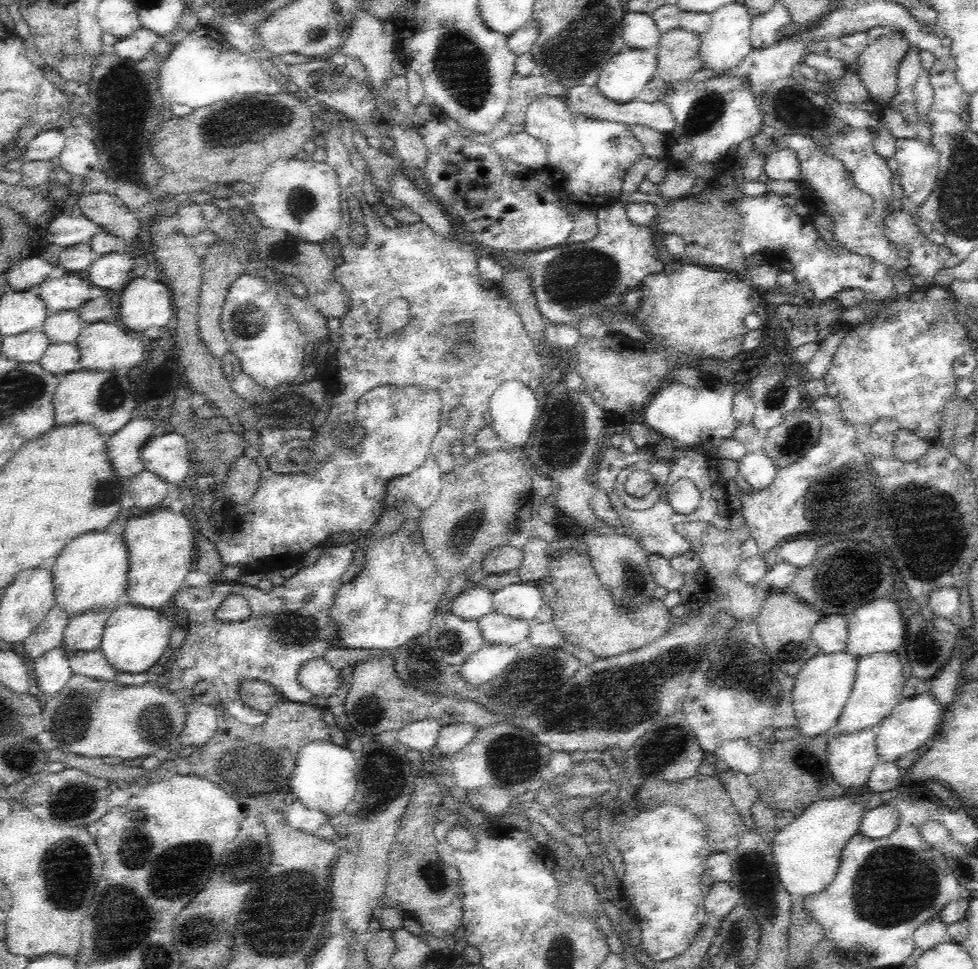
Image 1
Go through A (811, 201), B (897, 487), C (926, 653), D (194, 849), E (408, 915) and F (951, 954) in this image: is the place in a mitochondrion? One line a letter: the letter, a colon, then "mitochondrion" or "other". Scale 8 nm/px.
A: other
B: other
C: other
D: mitochondrion
E: other
F: other

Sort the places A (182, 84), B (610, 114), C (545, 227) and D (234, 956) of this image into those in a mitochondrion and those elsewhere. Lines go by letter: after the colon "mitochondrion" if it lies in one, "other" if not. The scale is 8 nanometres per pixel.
A: other
B: other
C: other
D: other

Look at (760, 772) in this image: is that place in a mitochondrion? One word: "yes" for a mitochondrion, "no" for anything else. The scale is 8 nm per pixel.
no

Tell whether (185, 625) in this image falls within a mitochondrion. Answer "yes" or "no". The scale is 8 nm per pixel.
no

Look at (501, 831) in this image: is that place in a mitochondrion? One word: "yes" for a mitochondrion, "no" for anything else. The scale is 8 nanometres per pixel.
no

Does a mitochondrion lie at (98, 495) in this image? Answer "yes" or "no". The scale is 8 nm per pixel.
yes

